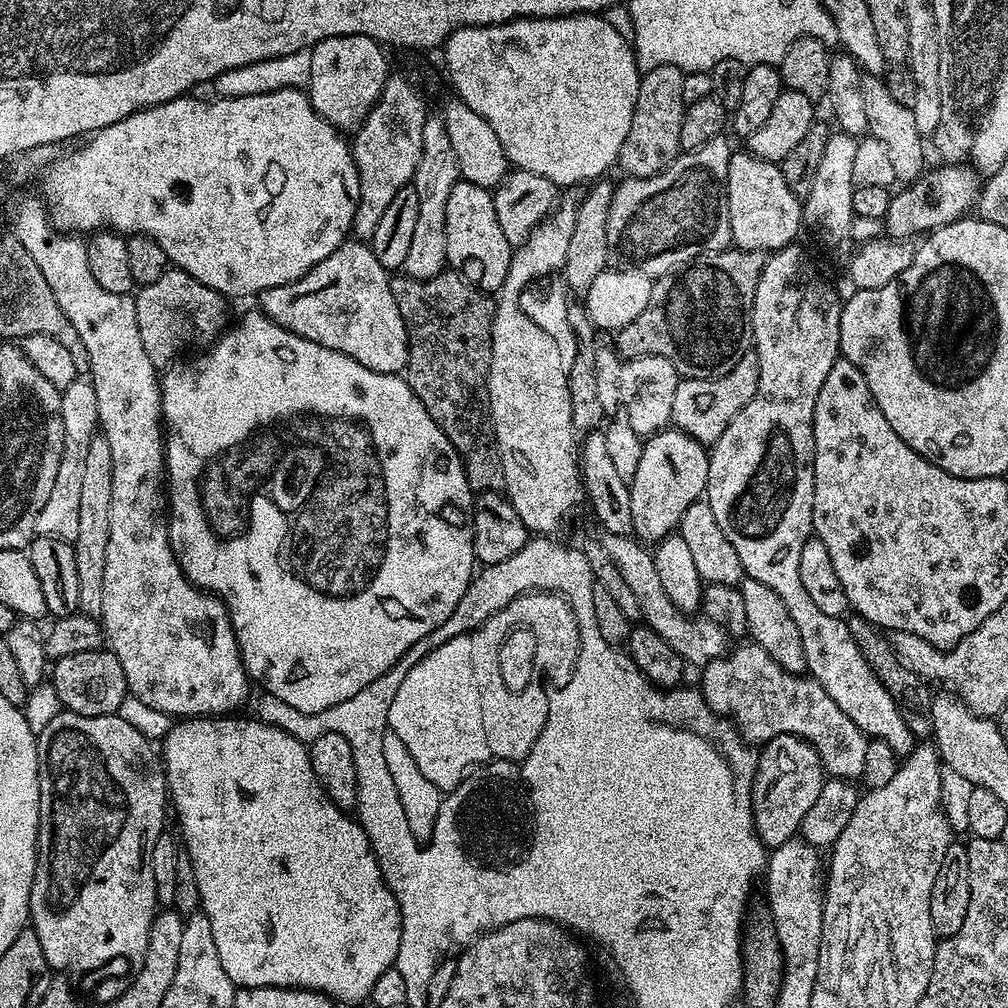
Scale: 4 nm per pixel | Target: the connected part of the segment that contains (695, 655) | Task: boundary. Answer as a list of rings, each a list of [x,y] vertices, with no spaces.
[[[605,535],[602,543],[608,549],[614,566],[618,566],[622,578],[626,578],[626,586],[634,590],[634,598],[638,598],[643,623],[652,628],[654,634],[658,634],[658,638],[670,642],[670,647],[684,659],[685,665],[703,666],[714,662],[729,651],[728,633],[721,630],[714,622],[703,618],[693,618],[689,613],[678,610],[678,606],[670,602],[670,597],[662,586],[662,578],[658,578],[658,569],[654,567],[652,552],[644,549],[647,547],[643,543],[637,542],[631,535]]]

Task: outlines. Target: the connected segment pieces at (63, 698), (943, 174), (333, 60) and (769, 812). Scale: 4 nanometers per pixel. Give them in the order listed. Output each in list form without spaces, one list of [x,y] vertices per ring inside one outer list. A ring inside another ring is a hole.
[[[99,648],[82,654],[66,654],[50,668],[50,682],[60,699],[61,709],[83,716],[111,716],[119,713],[120,704],[129,695],[122,662],[111,650]]]
[[[945,163],[944,168],[925,171],[917,180],[911,181],[899,193],[893,195],[890,206],[886,210],[882,227],[894,240],[906,240],[927,234],[935,229],[952,224],[961,219],[968,207],[975,205],[980,199],[982,180],[975,168],[967,163]]]
[[[335,36],[320,40],[310,51],[312,57],[310,58],[310,82],[306,89],[307,98],[316,113],[326,118],[326,122],[330,122],[341,133],[351,133],[364,123],[366,114],[382,94],[382,86],[386,86],[390,69],[388,69],[388,60],[384,57],[385,49],[376,40],[365,36]]]
[[[782,734],[765,740],[756,757],[756,773],[752,783],[752,817],[756,833],[769,849],[782,846],[782,842],[793,839],[799,833],[802,818],[806,818],[806,810],[814,806],[819,792],[826,779],[826,773],[814,746],[810,746],[801,736]]]

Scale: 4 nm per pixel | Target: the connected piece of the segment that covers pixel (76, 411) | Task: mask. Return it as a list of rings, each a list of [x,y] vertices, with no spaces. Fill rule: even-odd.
[[[77,378],[62,390],[60,413],[64,427],[64,449],[58,462],[58,478],[54,478],[54,490],[46,498],[36,523],[36,536],[53,536],[59,540],[73,541],[78,538],[78,506],[81,503],[82,470],[86,463],[86,450],[98,435],[98,398],[94,394],[91,379]]]

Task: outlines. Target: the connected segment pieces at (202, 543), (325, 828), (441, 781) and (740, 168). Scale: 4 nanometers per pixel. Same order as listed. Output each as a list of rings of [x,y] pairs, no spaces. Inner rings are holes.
[[[259,310],[246,313],[235,324],[236,321],[203,354],[196,354],[188,358],[193,358],[193,360],[185,359],[183,362],[171,365],[163,373],[160,382],[160,411],[162,424],[166,429],[164,459],[166,461],[166,499],[170,509],[168,537],[172,543],[176,560],[185,576],[188,577],[188,581],[196,585],[197,588],[203,588],[205,592],[211,592],[213,596],[220,597],[227,603],[228,616],[232,619],[232,629],[240,647],[240,656],[244,660],[244,669],[247,670],[249,677],[255,683],[257,680],[264,692],[274,694],[274,698],[282,698],[282,702],[294,706],[294,710],[314,714],[326,710],[330,706],[338,706],[338,702],[346,702],[346,698],[354,698],[354,694],[358,694],[358,690],[370,686],[370,682],[374,682],[374,678],[386,674],[386,670],[390,670],[390,666],[394,666],[394,662],[398,662],[398,658],[402,658],[402,654],[406,654],[406,650],[410,650],[410,646],[414,646],[414,642],[418,642],[418,638],[426,638],[426,634],[430,634],[438,626],[442,626],[442,622],[446,622],[446,618],[450,618],[450,614],[454,614],[454,606],[458,606],[458,598],[462,598],[462,594],[466,594],[468,583],[471,582],[474,569],[478,564],[474,554],[474,530],[472,529],[474,493],[464,473],[464,461],[454,450],[450,438],[438,426],[438,422],[434,422],[434,418],[430,418],[426,406],[422,406],[422,402],[418,402],[414,390],[408,385],[408,381],[403,375],[387,376],[381,372],[366,370],[366,366],[354,362],[354,358],[330,350],[326,346],[318,346],[318,342],[310,342],[306,338],[278,326],[269,316],[265,316]]]
[[[228,714],[223,718],[184,718],[173,723],[162,740],[162,763],[164,778],[168,781],[170,804],[174,812],[176,808],[176,816],[180,819],[178,832],[182,837],[182,847],[189,851],[194,866],[200,891],[200,908],[210,918],[210,930],[214,930],[214,946],[218,946],[222,970],[226,970],[230,982],[237,988],[305,988],[311,992],[320,992],[323,996],[331,996],[333,1001],[339,1003],[340,1000],[344,1004],[367,1001],[371,997],[374,982],[378,982],[378,977],[386,969],[395,965],[402,938],[402,914],[394,894],[382,878],[382,870],[372,853],[364,827],[324,793],[324,787],[310,766],[305,741],[259,718],[239,720],[238,717],[236,714]]]
[[[551,590],[528,592],[502,606],[475,632],[463,632],[450,642],[442,642],[438,650],[430,650],[394,693],[387,710],[387,727],[406,744],[423,777],[447,794],[473,766],[493,760],[519,762],[528,757],[548,721],[549,693],[544,692],[544,675],[555,682],[568,680],[579,653],[578,622],[568,601]]]
[[[747,150],[733,151],[726,190],[732,244],[741,252],[771,254],[797,239],[802,225],[802,200],[786,186],[777,161],[763,160]]]

